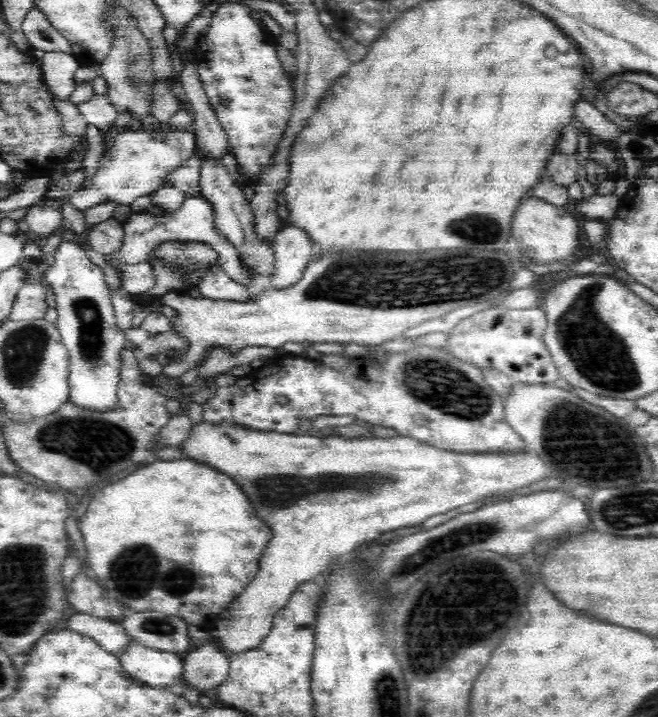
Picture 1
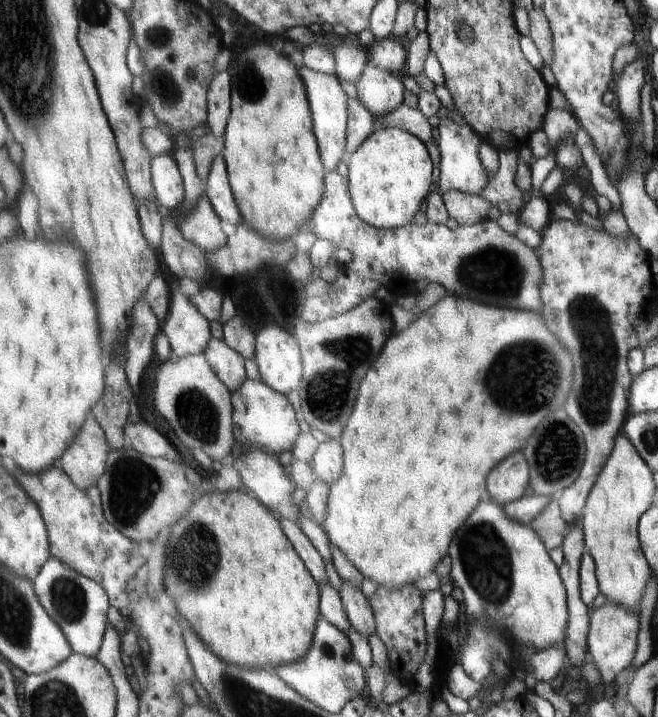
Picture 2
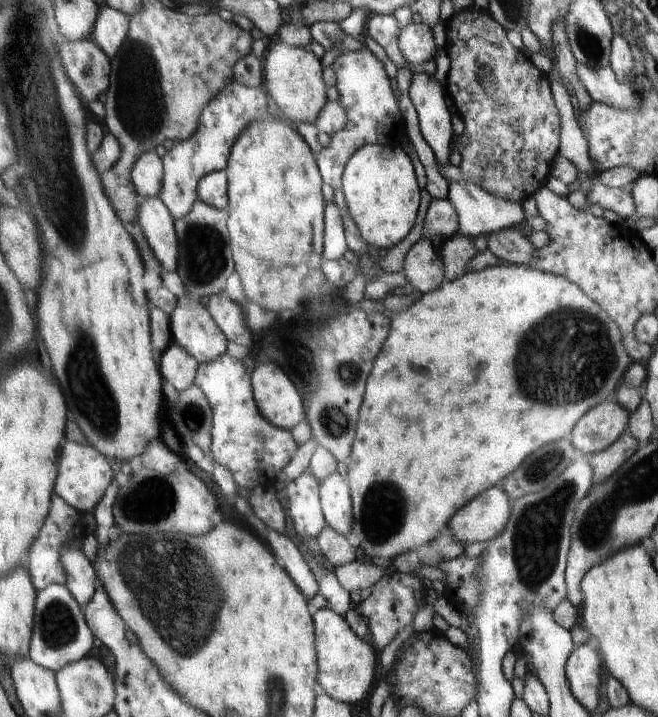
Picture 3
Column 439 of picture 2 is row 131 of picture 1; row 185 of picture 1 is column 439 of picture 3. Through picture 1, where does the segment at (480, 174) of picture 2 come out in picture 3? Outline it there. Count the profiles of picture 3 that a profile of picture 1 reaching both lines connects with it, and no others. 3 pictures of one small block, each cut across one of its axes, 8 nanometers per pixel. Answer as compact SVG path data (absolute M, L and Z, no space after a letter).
M419 69L413 74L409 95L424 140L439 164L446 164L457 137L452 133L452 115L446 107L445 85Z

